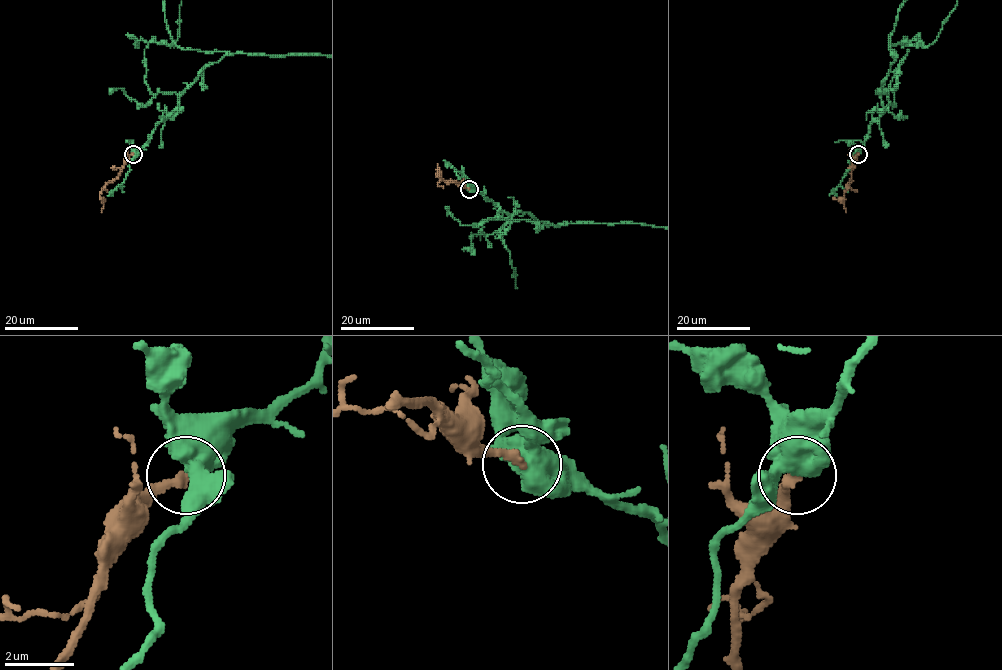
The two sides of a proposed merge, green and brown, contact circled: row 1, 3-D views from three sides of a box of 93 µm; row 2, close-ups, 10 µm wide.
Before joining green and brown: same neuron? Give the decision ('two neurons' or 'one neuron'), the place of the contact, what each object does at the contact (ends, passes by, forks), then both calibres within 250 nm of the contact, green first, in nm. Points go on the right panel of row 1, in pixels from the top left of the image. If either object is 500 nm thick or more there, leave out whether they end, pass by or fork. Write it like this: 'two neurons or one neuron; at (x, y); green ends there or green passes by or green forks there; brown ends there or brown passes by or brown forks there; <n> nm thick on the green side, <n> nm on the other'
two neurons; at (858, 154); 550 nm thick on the green side, 280 nm on the other

